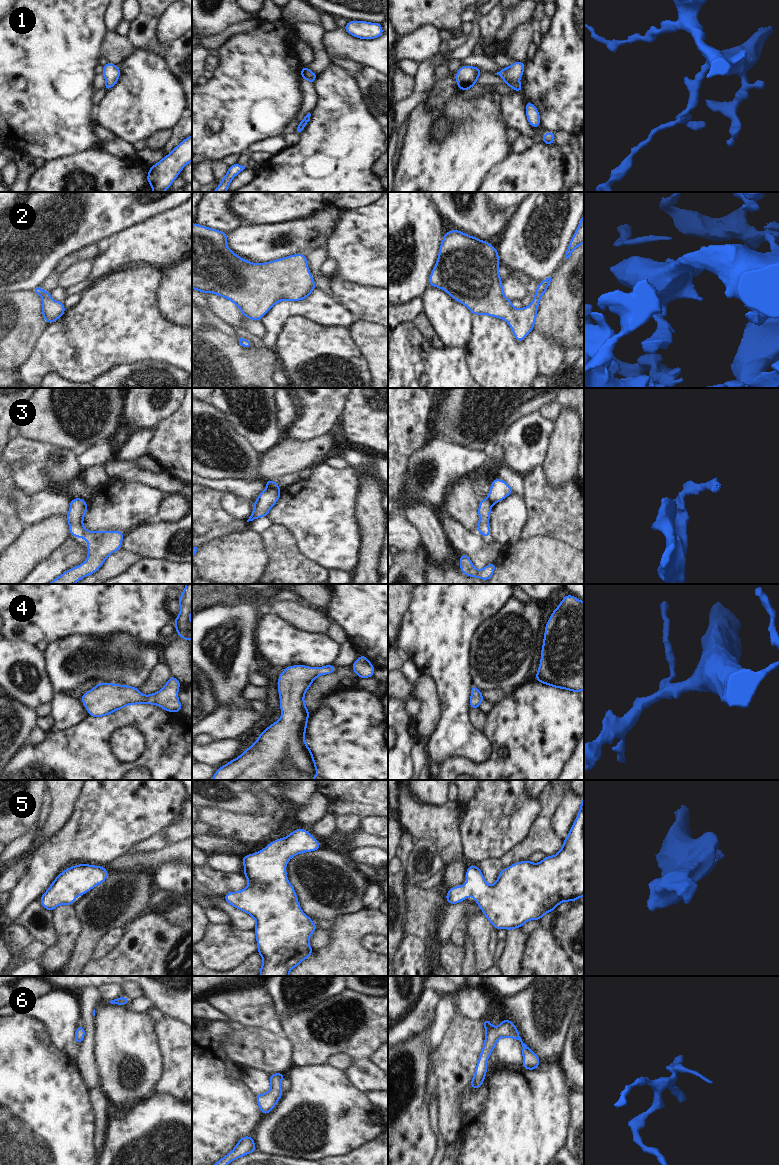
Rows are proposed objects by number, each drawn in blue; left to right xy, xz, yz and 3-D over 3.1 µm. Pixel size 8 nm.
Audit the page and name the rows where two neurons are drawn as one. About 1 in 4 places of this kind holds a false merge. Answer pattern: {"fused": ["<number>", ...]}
{"fused": ["3"]}

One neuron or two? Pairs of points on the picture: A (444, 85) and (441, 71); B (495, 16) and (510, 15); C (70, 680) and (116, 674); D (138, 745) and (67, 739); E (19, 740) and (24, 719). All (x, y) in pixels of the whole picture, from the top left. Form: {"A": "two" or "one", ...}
{"A": "two", "B": "two", "C": "one", "D": "two", "E": "one"}

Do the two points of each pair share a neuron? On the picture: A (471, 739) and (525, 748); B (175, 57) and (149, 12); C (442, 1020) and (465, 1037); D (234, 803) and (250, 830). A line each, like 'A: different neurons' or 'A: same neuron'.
A: different neurons
B: same neuron
C: different neurons
D: different neurons

